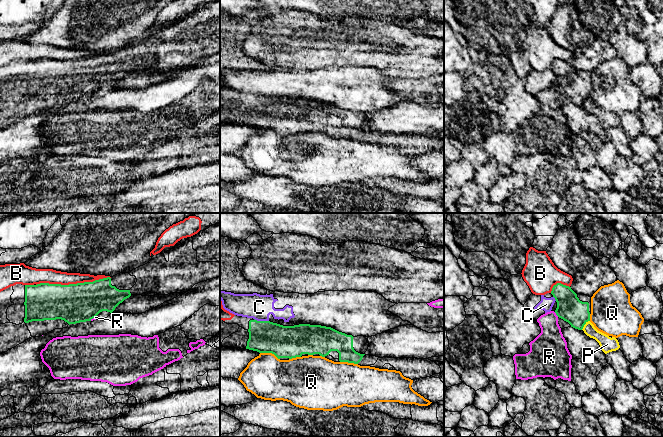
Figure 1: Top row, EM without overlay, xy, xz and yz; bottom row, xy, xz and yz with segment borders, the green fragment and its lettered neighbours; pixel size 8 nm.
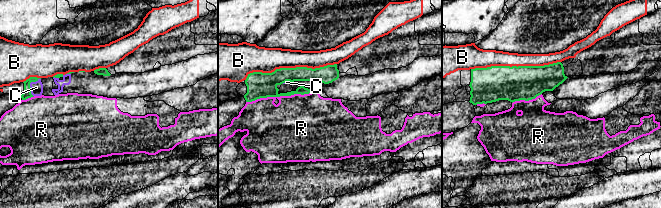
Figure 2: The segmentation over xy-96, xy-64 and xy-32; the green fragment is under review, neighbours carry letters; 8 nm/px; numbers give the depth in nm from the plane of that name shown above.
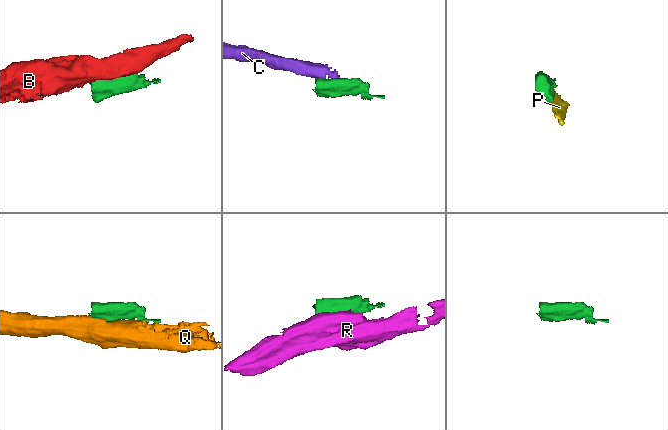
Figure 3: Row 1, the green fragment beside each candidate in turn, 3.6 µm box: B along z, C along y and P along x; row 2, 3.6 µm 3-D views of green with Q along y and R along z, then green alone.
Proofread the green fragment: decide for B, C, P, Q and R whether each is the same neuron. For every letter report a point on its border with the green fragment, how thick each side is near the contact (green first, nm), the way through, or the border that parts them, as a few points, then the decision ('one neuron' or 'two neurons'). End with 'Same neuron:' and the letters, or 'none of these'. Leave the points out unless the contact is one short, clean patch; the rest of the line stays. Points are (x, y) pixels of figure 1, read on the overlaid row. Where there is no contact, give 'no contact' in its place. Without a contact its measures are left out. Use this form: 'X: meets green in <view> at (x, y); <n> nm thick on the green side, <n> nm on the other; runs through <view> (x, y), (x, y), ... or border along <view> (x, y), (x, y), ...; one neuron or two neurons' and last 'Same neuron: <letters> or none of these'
B: meets green in xy at (73, 284); 320 nm thick on the green side, 120 nm on the other; border along xy (110, 277), (68, 284), (38, 283), (36, 285); two neurons
C: meets green in xz at (261, 321); 260 nm thick on the green side, 200 nm on the other; border along xz (254, 318), (260, 321), (268, 321); two neurons
P: meets green in yz at (584, 324); 200 nm thick on the green side, 130 nm on the other; border along yz (589, 320), (581, 329); two neurons
Q: meets green in xz at (270, 352); 260 nm thick on the green side, 360 nm on the other; border along xz (260, 352), (271, 352), (279, 359); two neurons
R: meets green in yz at (556, 314); 200 nm thick on the green side, 240 nm on the other; two neurons
Same neuron: none of these

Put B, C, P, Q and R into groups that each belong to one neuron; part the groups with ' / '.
B / C / P / Q / R

